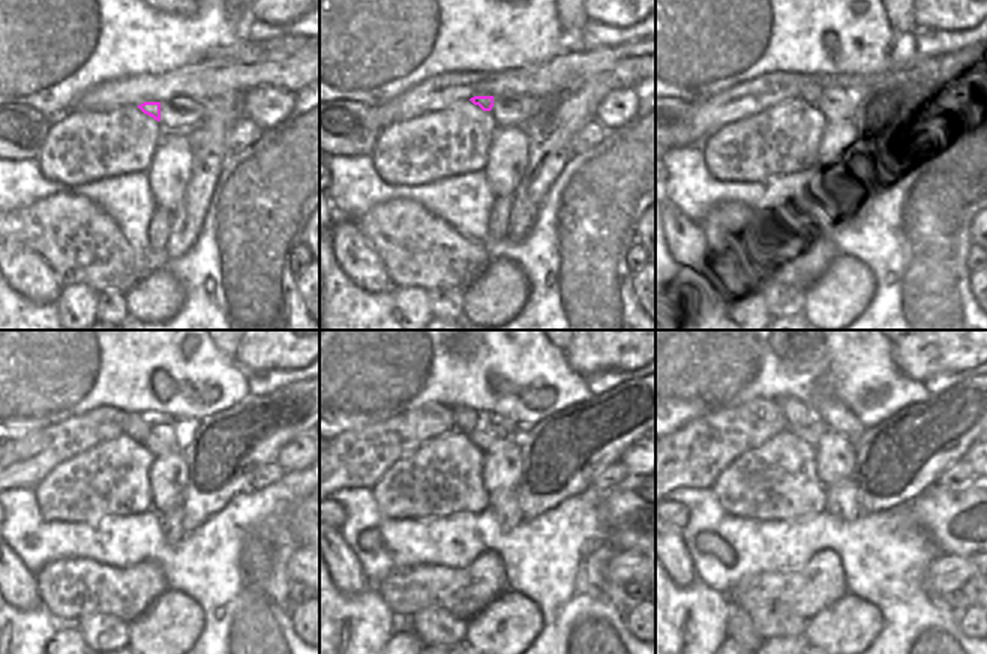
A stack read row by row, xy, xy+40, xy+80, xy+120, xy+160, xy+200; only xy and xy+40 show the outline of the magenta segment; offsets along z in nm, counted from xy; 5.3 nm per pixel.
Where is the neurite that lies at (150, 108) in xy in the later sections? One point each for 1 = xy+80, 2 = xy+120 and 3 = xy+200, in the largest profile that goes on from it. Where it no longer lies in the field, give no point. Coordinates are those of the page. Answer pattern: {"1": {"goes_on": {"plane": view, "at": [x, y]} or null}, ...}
{"1": {"goes_on": {"plane": "xy+80", "at": [810, 93]}}, "2": {"goes_on": {"plane": "xy+120", "at": [137, 426]}}, "3": {"goes_on": {"plane": "xy+200", "at": [795, 413]}}}

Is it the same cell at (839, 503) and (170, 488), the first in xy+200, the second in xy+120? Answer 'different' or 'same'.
different

